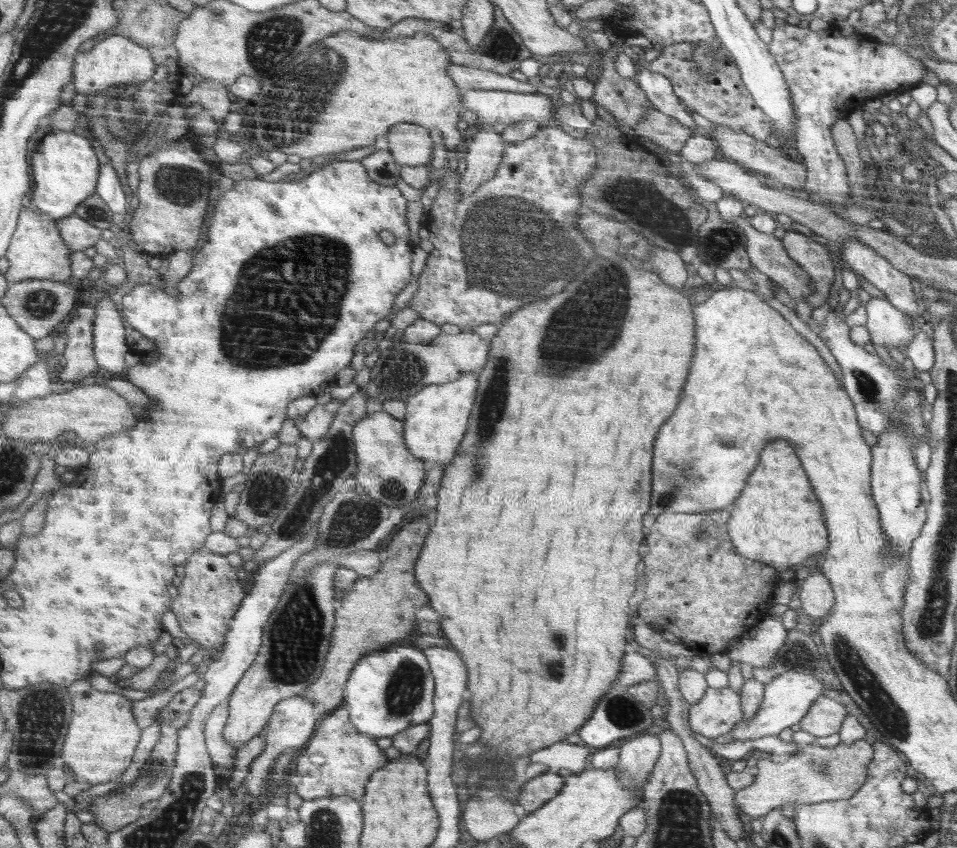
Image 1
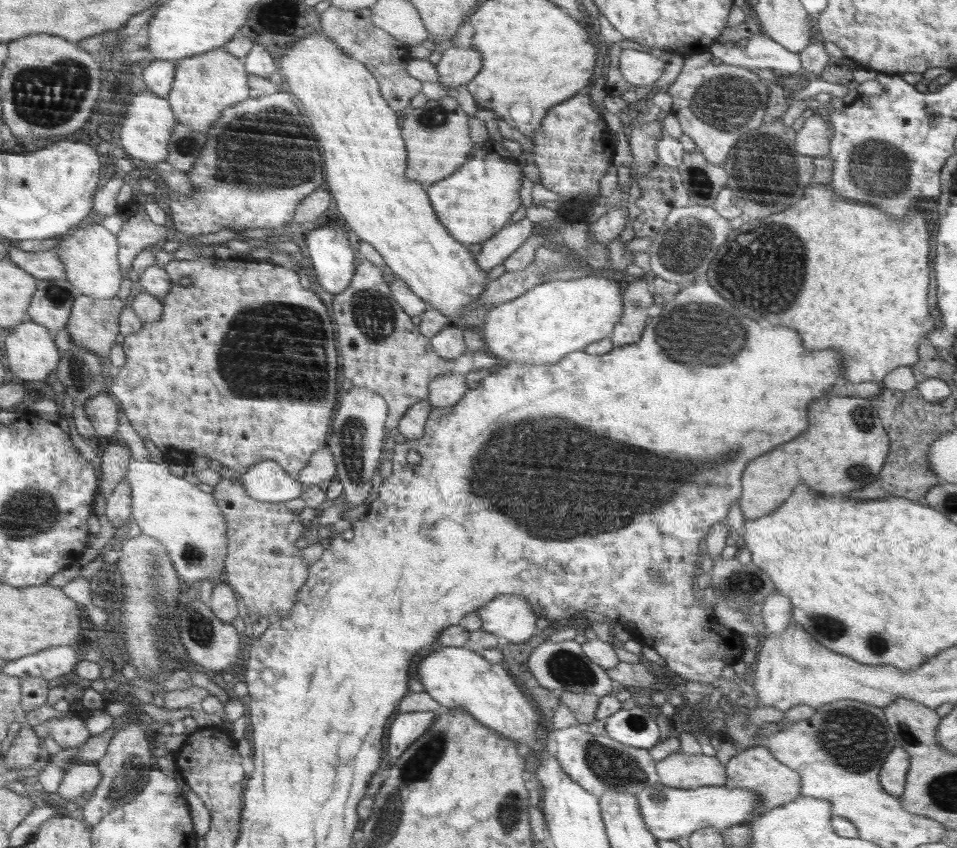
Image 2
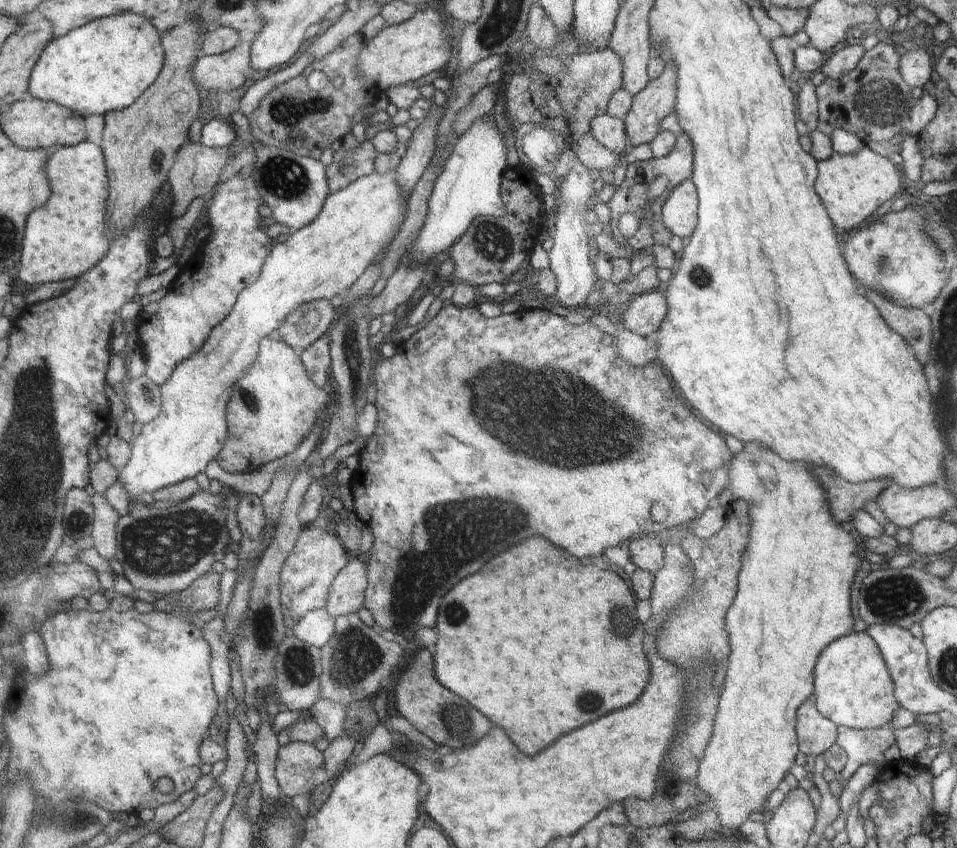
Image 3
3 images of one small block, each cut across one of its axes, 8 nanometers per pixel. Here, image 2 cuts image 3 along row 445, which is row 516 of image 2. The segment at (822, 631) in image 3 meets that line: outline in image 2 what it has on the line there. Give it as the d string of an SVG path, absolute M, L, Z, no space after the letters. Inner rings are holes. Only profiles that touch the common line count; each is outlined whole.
M849 394L816 400L814 408L810 408L810 428L807 427L798 440L759 456L746 468L742 478L744 492L739 500L743 516L756 519L774 512L800 483L808 484L816 492L843 492L840 498L852 498L849 492L866 488L867 484L878 480L892 444L882 418L869 399Z

